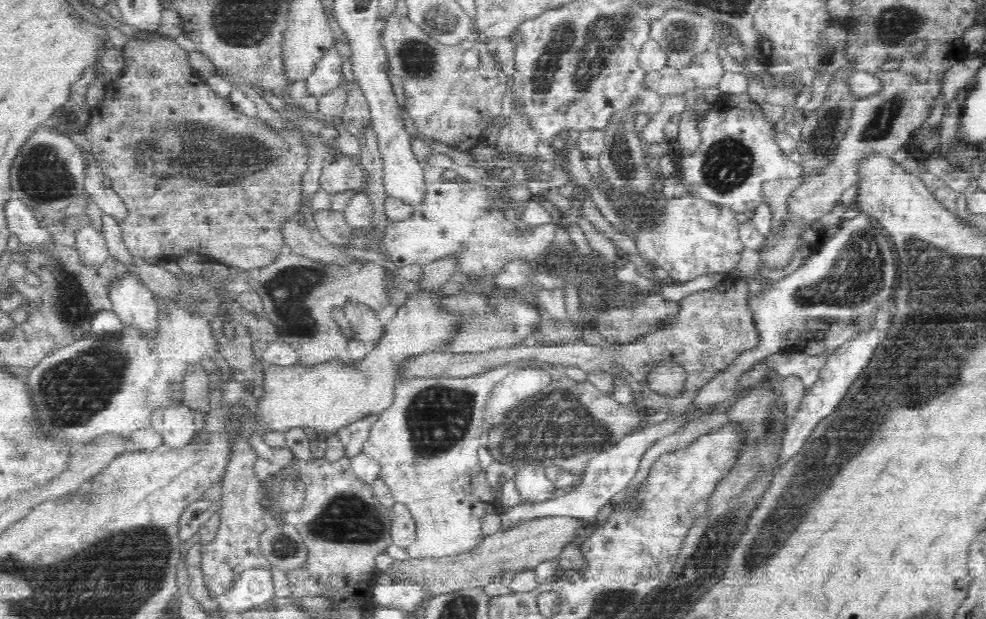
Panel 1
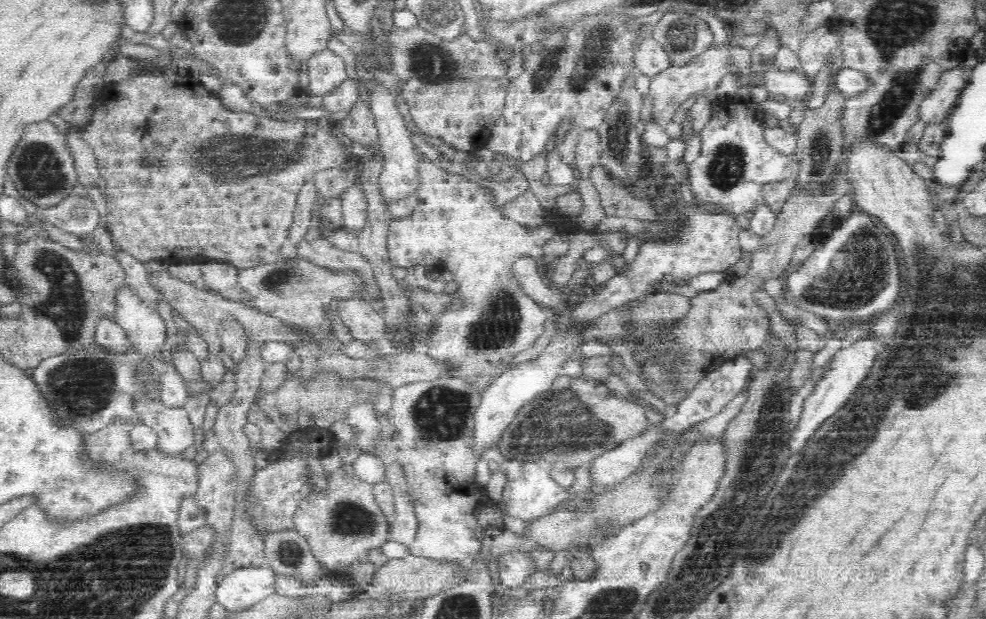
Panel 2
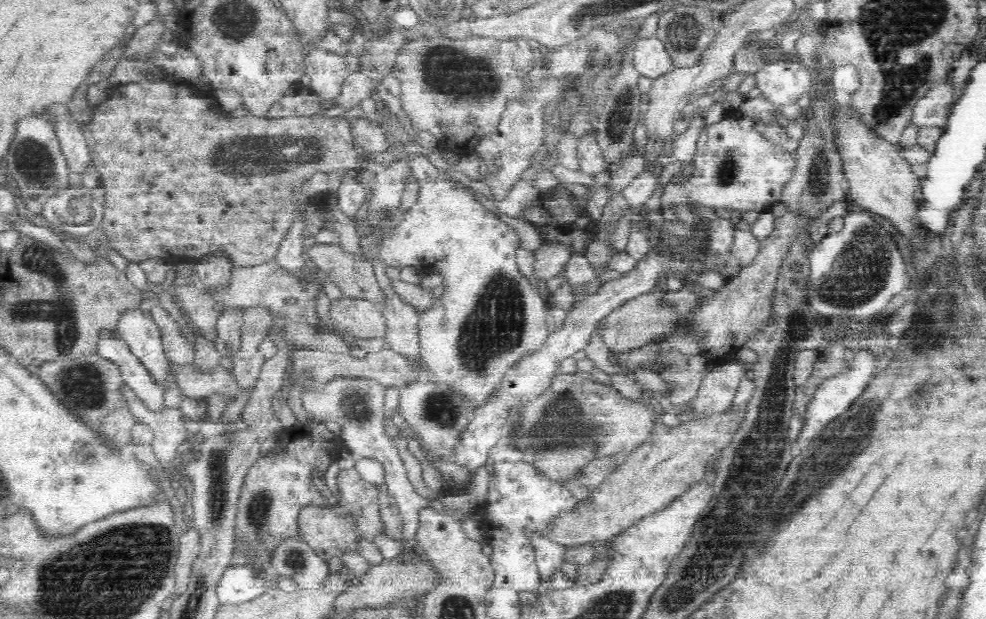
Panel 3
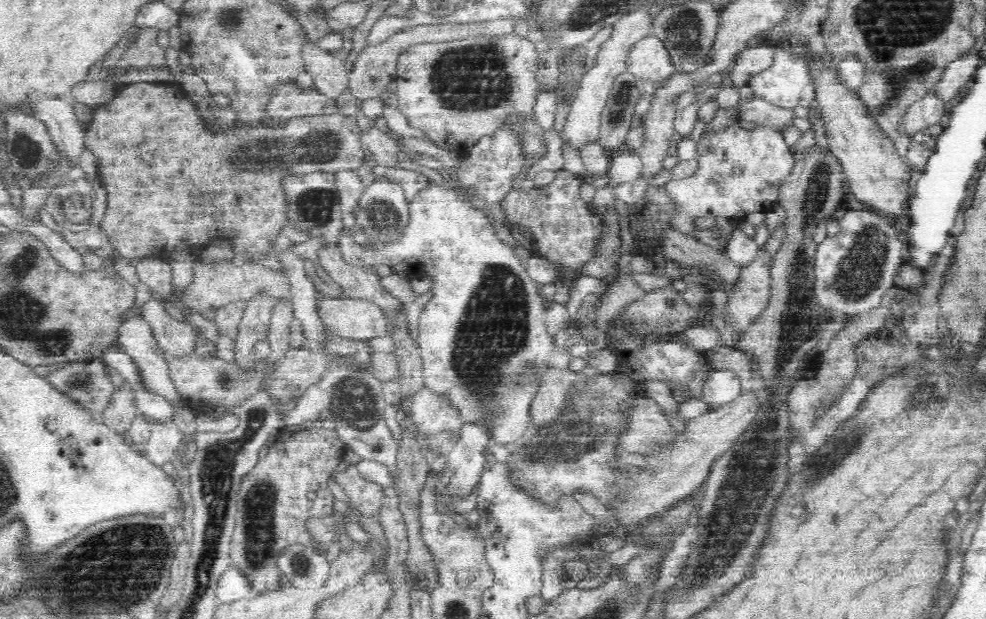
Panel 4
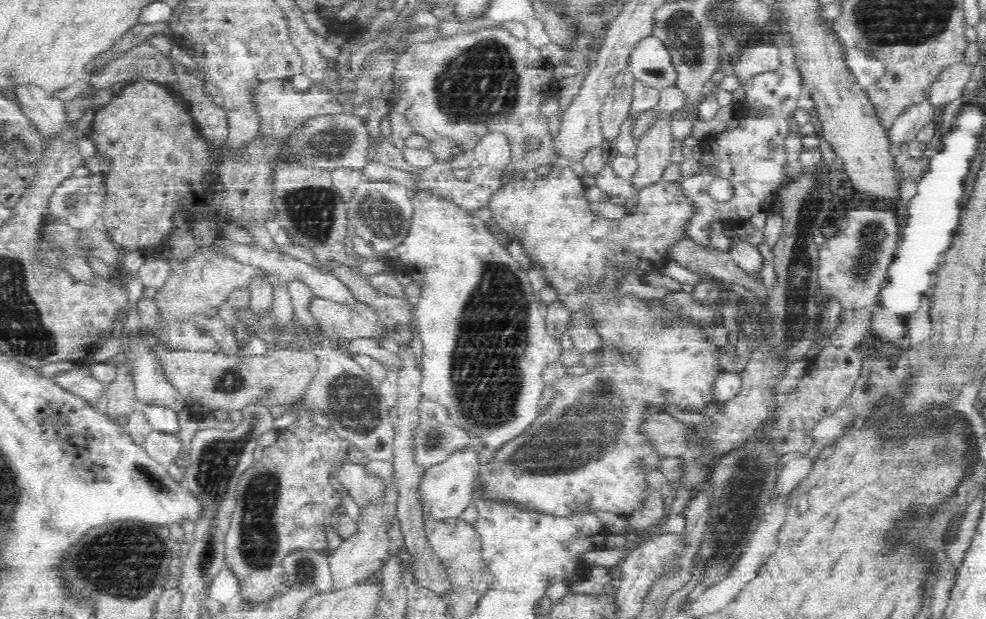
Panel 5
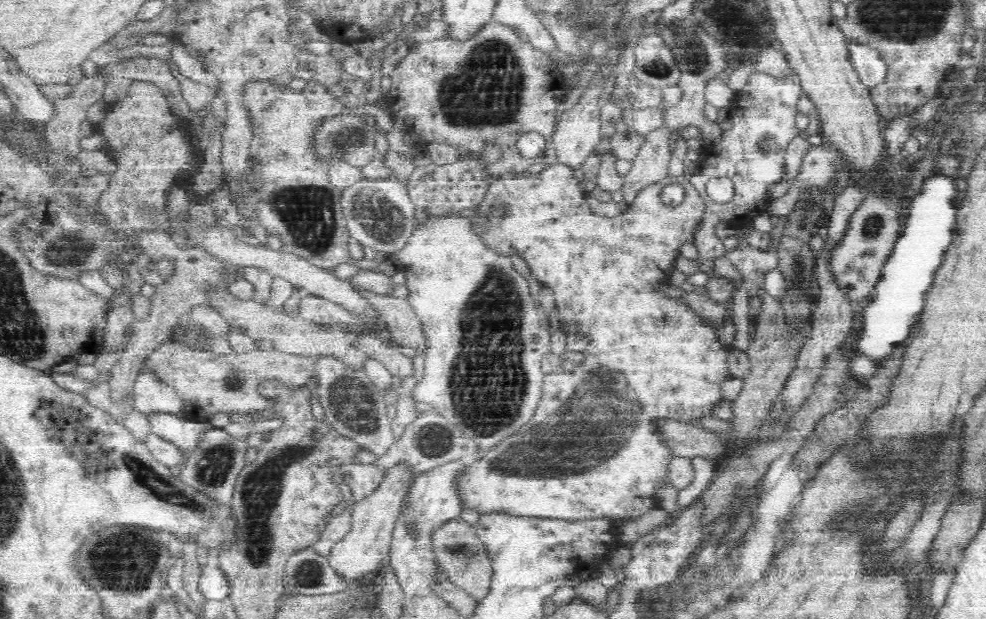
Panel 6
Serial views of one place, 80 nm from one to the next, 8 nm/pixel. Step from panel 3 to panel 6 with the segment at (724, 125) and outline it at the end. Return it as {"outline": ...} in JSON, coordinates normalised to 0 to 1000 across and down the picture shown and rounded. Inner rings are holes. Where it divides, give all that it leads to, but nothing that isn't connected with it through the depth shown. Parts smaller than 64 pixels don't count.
{"outline":[[[767,115],[762,120],[748,155],[738,173],[737,194],[741,207],[734,212],[732,229],[724,236],[726,247],[713,263],[711,278],[702,284],[700,292],[715,323],[715,352],[711,359],[703,394],[709,407],[708,433],[723,446],[728,420],[740,407],[730,394],[724,372],[730,359],[737,359],[748,349],[773,346],[777,339],[778,323],[775,307],[779,297],[793,294],[799,284],[797,275],[797,239],[811,216],[807,204],[809,187],[808,165],[812,158],[812,137],[806,126],[788,128],[778,118]],[[736,284],[742,291],[744,313],[735,328],[727,328],[718,313],[712,310],[722,288]]]}

